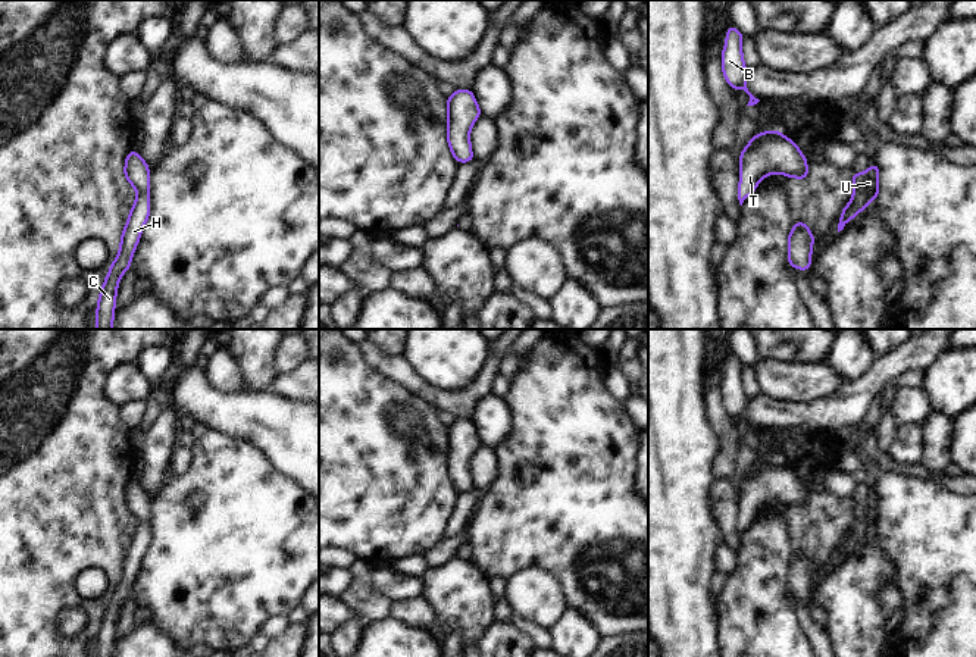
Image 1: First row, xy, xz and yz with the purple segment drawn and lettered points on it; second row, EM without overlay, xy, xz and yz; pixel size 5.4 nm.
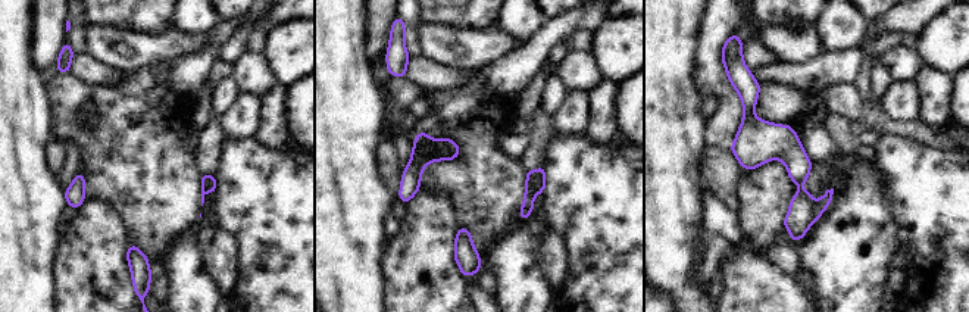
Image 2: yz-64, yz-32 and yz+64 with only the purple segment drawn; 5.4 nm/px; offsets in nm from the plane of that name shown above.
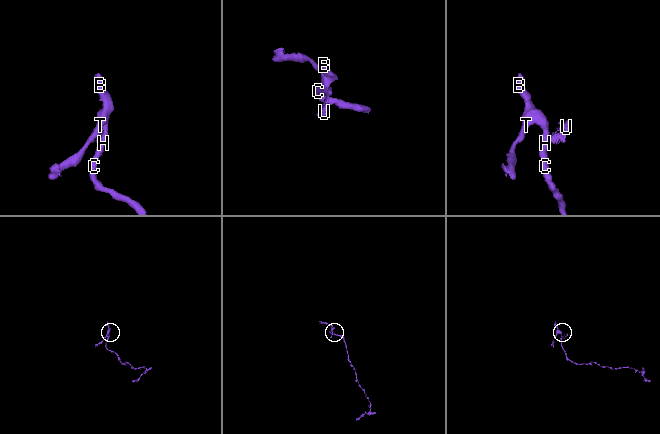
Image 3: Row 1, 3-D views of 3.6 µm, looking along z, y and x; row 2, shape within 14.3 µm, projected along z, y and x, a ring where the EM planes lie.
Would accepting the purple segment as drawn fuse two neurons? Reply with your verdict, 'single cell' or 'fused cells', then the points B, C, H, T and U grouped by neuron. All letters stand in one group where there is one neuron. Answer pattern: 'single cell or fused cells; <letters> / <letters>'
single cell; B C H T U

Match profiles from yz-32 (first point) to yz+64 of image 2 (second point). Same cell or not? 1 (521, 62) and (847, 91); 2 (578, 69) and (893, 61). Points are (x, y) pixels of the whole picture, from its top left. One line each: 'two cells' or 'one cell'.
1: two cells
2: one cell

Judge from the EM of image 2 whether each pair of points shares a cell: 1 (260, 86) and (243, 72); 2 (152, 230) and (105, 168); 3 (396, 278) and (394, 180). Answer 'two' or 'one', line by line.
1: one
2: one
3: two

